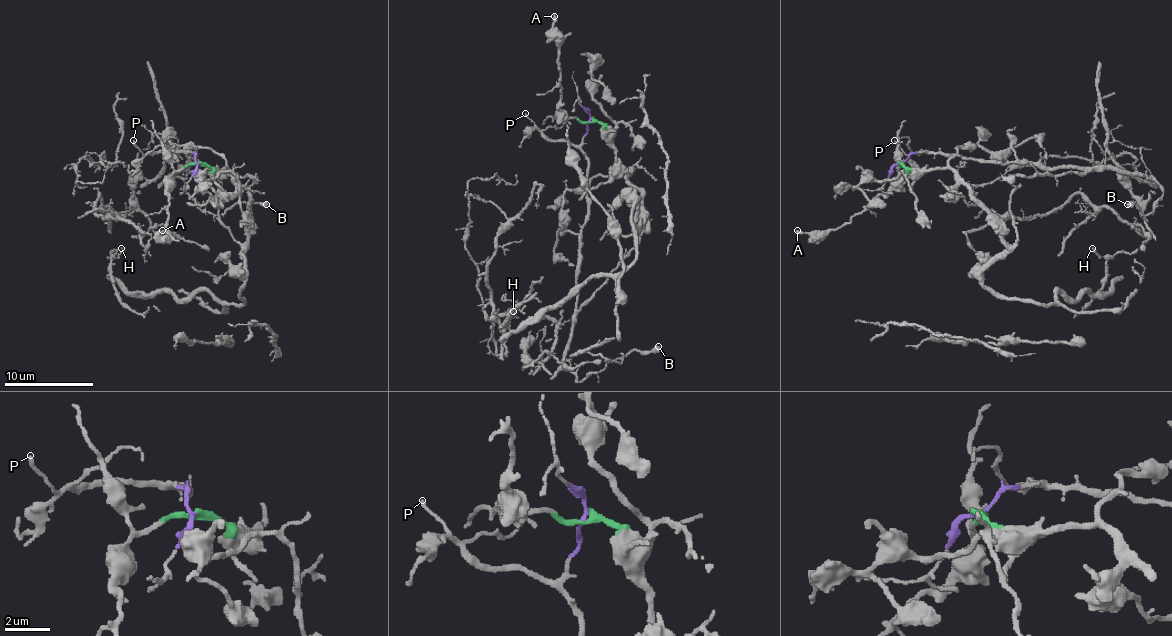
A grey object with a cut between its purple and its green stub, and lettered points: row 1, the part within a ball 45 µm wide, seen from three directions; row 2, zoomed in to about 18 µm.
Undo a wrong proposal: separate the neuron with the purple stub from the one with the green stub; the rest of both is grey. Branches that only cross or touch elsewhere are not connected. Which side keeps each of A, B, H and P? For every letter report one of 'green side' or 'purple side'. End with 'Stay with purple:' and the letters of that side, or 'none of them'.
A: green side
B: purple side
H: green side
P: purple side
Stay with purple: B, P

